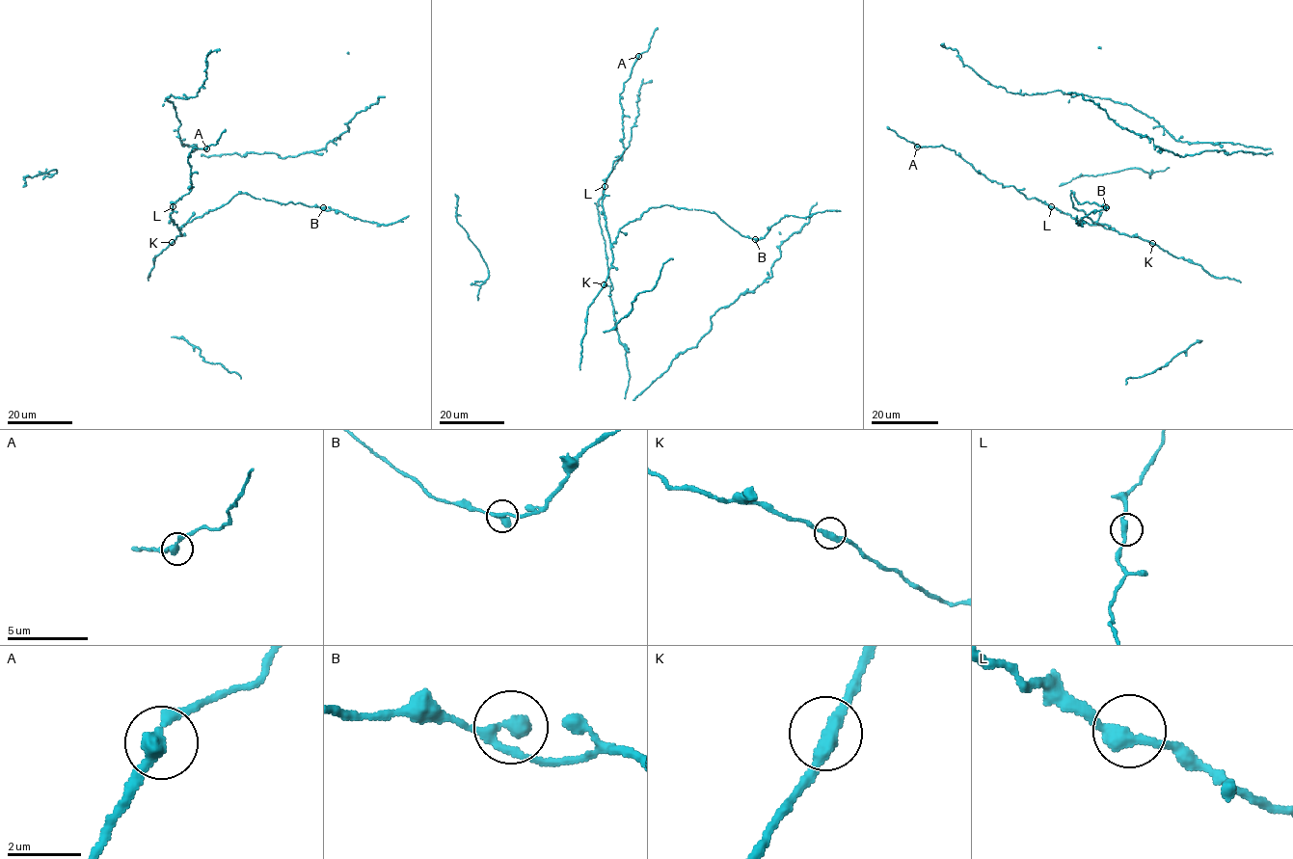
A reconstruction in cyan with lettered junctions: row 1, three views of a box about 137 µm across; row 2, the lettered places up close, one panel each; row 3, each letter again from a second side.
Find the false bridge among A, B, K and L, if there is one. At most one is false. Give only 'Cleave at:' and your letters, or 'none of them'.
Cleave at: none of them

